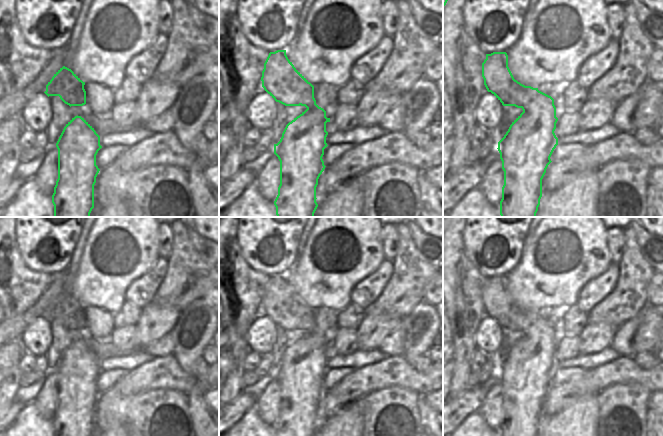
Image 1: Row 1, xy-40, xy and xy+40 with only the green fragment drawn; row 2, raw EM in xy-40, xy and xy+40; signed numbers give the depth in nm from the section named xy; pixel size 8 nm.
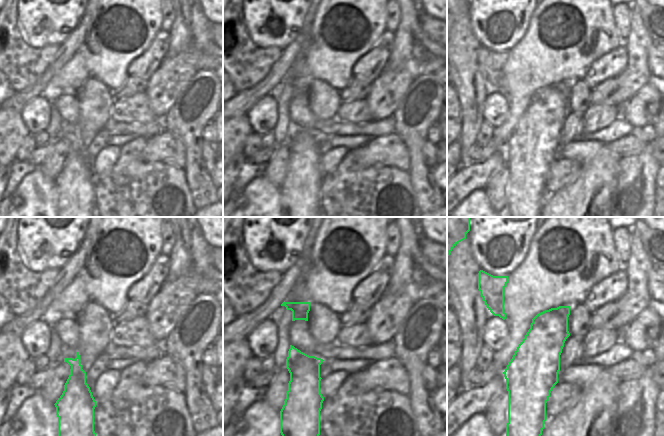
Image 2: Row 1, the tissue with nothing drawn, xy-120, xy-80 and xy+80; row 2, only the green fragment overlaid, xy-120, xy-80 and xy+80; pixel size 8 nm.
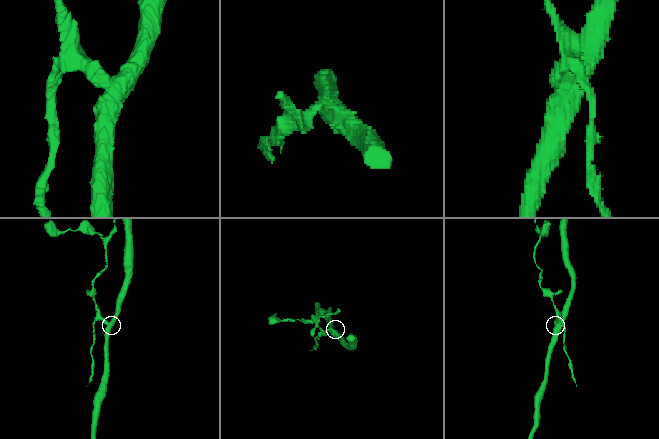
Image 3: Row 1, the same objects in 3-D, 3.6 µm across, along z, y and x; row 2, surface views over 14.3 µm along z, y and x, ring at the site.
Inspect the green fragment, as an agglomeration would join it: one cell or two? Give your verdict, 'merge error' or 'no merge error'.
merge error

